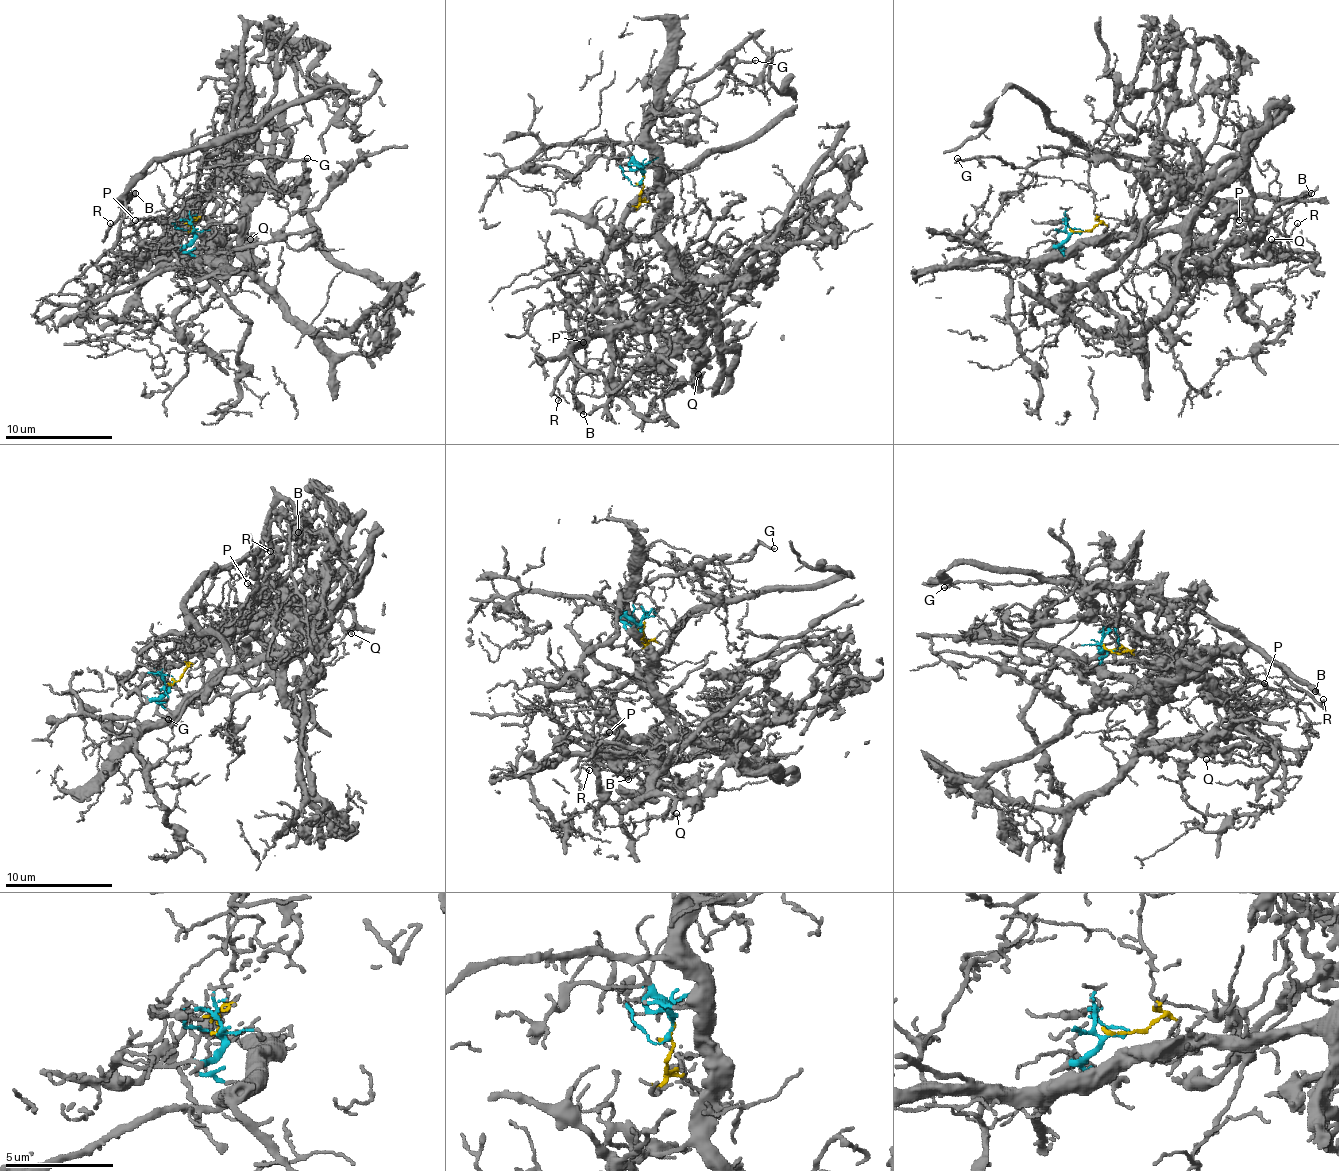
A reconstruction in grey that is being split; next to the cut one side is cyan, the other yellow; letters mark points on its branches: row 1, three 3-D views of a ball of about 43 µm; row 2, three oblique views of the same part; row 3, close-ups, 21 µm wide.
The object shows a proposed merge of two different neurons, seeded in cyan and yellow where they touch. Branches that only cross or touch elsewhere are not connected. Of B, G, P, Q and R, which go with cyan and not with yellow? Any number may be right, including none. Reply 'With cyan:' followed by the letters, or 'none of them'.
With cyan: P, Q

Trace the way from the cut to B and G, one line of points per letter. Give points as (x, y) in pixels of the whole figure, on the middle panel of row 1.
B: (642, 179), (639, 201), (653, 190), (631, 209), (596, 268), (594, 287), (569, 314), (575, 406), (583, 414)
G: (642, 179), (639, 201), (666, 171), (653, 158), (647, 123), (710, 101), (737, 63), (755, 61)

